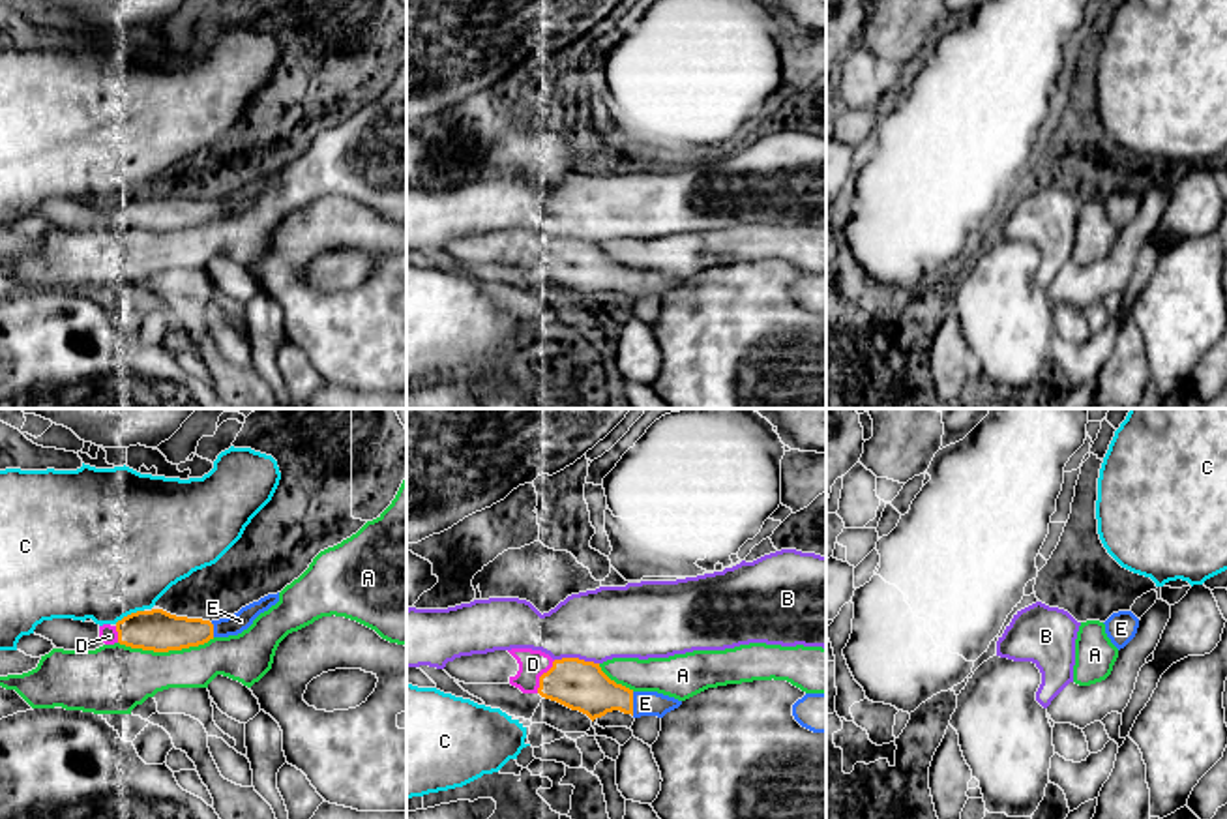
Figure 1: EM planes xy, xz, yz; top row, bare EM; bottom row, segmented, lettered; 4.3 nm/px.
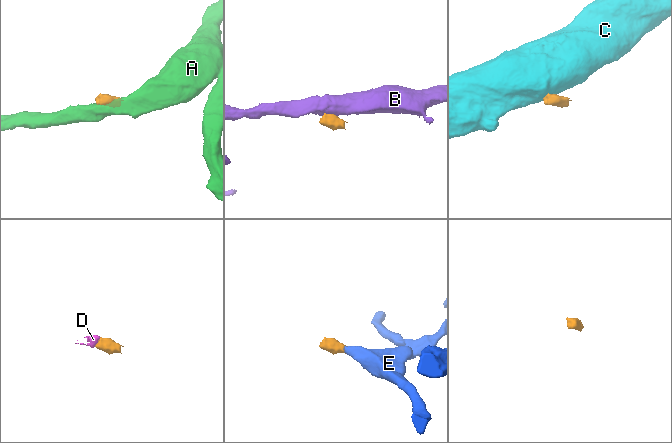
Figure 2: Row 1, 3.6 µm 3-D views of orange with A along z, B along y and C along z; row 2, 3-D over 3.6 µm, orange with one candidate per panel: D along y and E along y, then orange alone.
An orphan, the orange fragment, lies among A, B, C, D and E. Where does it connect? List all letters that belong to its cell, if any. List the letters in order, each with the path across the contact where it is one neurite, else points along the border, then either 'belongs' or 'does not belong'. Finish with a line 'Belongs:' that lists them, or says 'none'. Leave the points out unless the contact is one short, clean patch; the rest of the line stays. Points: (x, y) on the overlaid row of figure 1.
A: border along xy (214, 638), (167, 651), (143, 651), (118, 643); does not belong
B: border along xz (555, 658), (583, 658), (598, 664); does not belong
C: does not belong
D: belongs
E: runs through xz (577, 684), (632, 703), (645, 703); belongs
Belongs: D, E

